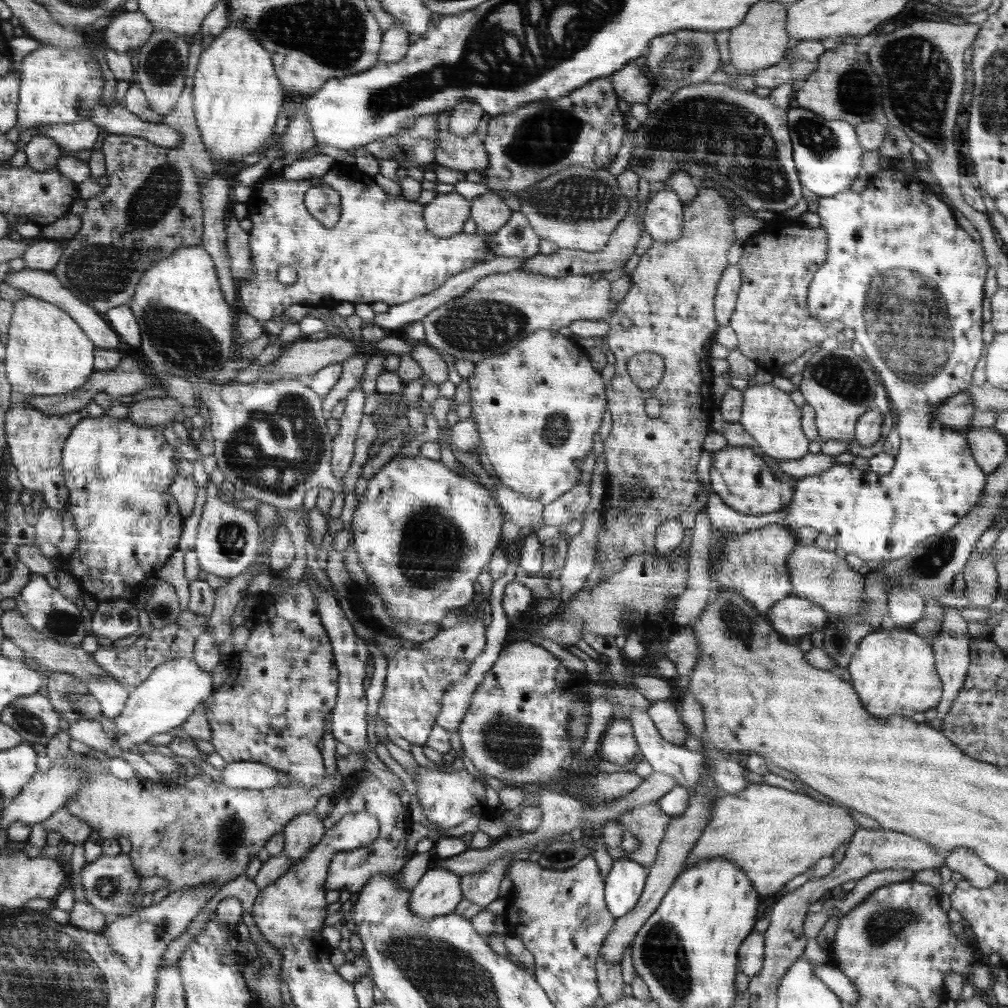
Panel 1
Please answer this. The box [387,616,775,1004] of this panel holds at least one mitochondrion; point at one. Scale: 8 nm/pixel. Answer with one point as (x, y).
(664, 953)

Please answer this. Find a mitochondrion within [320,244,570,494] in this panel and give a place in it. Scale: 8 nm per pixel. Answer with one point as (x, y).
(481, 326)

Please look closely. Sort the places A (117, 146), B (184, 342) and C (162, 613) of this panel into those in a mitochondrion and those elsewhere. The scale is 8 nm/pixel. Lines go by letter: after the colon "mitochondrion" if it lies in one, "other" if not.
A: other
B: mitochondrion
C: mitochondrion

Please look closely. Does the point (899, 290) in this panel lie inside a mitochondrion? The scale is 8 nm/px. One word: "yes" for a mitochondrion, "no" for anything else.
yes

